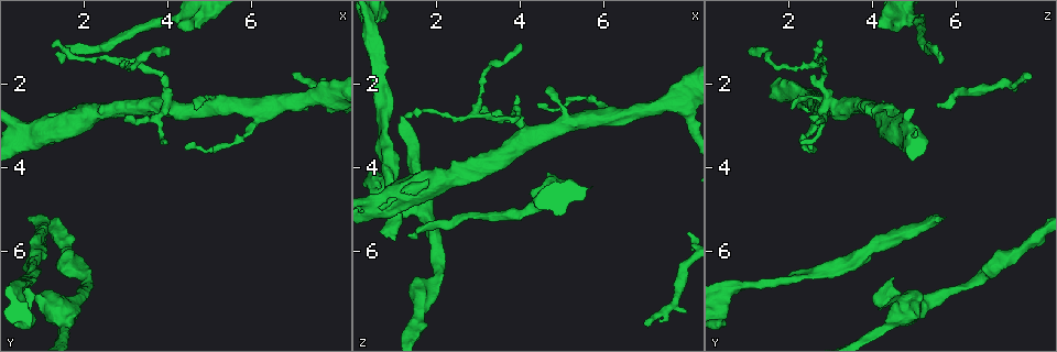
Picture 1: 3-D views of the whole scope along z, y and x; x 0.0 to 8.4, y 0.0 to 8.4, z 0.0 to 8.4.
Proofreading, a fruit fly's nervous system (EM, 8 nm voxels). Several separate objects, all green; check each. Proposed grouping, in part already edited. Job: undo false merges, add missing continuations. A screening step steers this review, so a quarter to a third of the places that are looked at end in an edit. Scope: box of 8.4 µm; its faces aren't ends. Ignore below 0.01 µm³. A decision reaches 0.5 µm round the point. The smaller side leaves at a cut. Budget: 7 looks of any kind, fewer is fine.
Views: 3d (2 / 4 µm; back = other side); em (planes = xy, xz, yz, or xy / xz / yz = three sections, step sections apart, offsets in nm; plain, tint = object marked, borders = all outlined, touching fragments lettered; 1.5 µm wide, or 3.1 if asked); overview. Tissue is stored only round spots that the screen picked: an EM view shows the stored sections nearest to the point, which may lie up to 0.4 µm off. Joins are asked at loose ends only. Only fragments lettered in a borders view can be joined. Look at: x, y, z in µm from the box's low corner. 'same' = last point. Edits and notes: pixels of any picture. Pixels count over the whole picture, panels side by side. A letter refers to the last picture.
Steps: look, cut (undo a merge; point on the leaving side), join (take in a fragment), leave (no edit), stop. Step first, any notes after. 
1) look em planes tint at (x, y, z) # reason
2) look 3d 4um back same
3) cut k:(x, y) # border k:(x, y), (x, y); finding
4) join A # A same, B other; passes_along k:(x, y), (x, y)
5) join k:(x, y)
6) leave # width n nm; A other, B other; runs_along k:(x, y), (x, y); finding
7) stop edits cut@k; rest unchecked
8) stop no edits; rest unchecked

look em planes tint at (0.60, 6.60, 4.55)

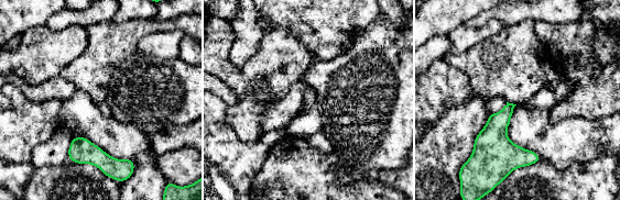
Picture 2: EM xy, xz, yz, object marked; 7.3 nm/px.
look em planes borders same # what lies round it

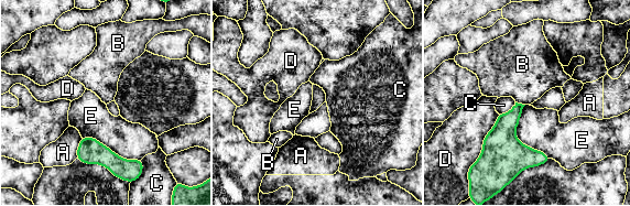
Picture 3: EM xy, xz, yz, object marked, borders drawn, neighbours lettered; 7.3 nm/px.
leave # A other, B other, C other, D other, E other; border 3:(516, 101), (524, 105); no lettered fragment goes on from it

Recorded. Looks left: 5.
look 3d 4um at (1.00, 5.15, 5.70)

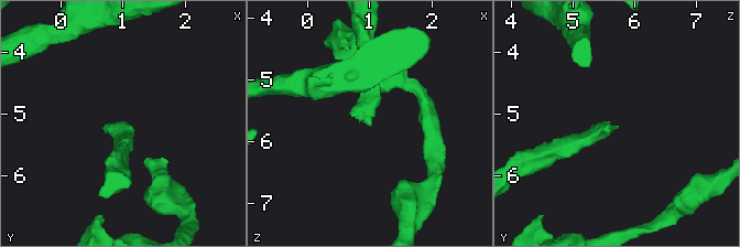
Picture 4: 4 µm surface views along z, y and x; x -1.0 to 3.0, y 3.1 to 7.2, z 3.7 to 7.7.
look em planes borders at (1.00, 5.20, 5.75)

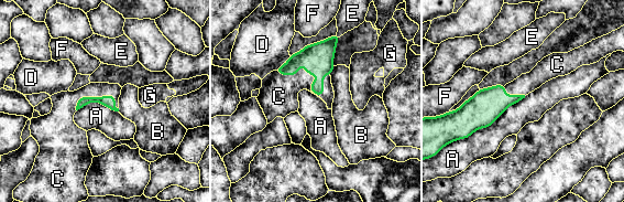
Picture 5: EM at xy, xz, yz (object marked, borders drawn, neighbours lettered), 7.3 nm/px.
join C # A other, B other, C same, D other, E other, F other, G other; passes_along 5:(318, 59), (316, 76), (284, 88); it goes on there

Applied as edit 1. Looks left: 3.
look em xy step 8 borders at (6.95, 1.70, 7.75) # tapers out

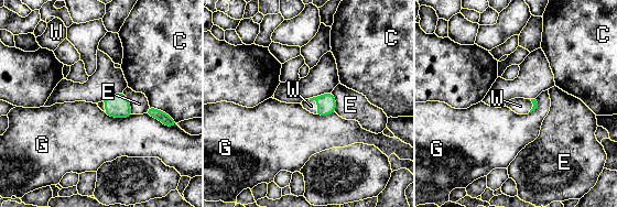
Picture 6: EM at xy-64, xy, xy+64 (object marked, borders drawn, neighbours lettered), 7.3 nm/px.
join W # C other, E other, G other, W same; the neuron continues

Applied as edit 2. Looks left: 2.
stop edits join@5, join@6; rest unchecked

